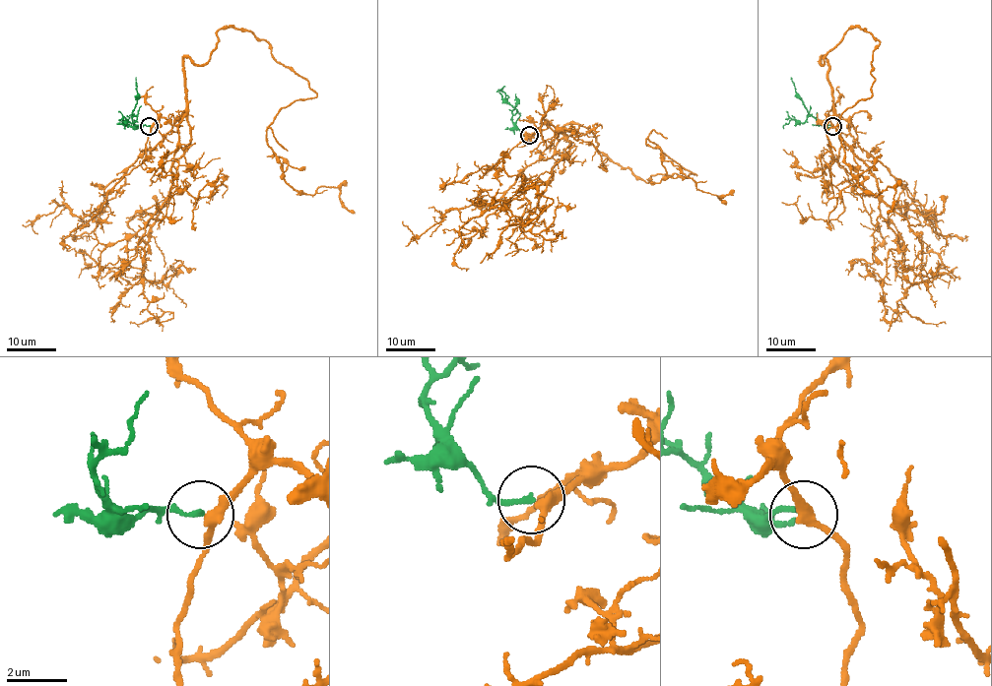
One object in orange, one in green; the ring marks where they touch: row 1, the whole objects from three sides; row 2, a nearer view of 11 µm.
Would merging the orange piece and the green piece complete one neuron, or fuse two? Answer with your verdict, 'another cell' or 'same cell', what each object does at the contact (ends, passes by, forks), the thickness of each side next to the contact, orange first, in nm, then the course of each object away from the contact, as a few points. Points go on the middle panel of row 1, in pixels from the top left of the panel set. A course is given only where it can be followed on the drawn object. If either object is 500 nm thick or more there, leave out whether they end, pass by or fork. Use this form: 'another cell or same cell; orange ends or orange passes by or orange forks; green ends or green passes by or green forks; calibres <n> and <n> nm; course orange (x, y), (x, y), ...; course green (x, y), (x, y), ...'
same cell; orange passes by; green ends; calibres 320 and 170 nm; course orange (529, 136), (582, 126), (646, 182), (696, 175), (646, 139), (701, 191), (734, 190); course green (529, 136), (524, 136), (512, 121), (516, 109), (498, 91), (504, 86)

